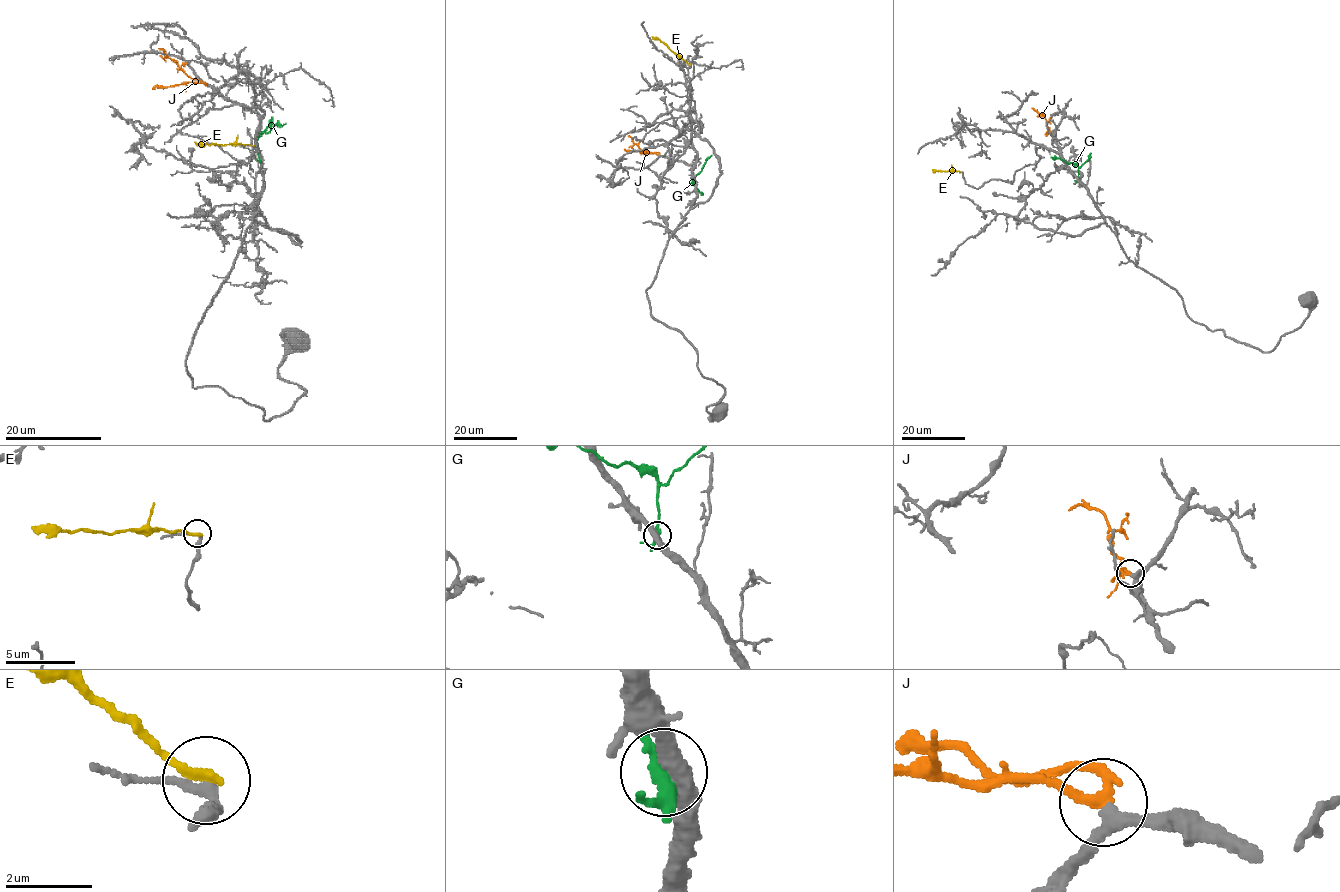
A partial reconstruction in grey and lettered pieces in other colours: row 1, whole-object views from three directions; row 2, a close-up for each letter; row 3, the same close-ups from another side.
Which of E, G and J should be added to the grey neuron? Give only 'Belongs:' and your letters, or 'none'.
Belongs: J

